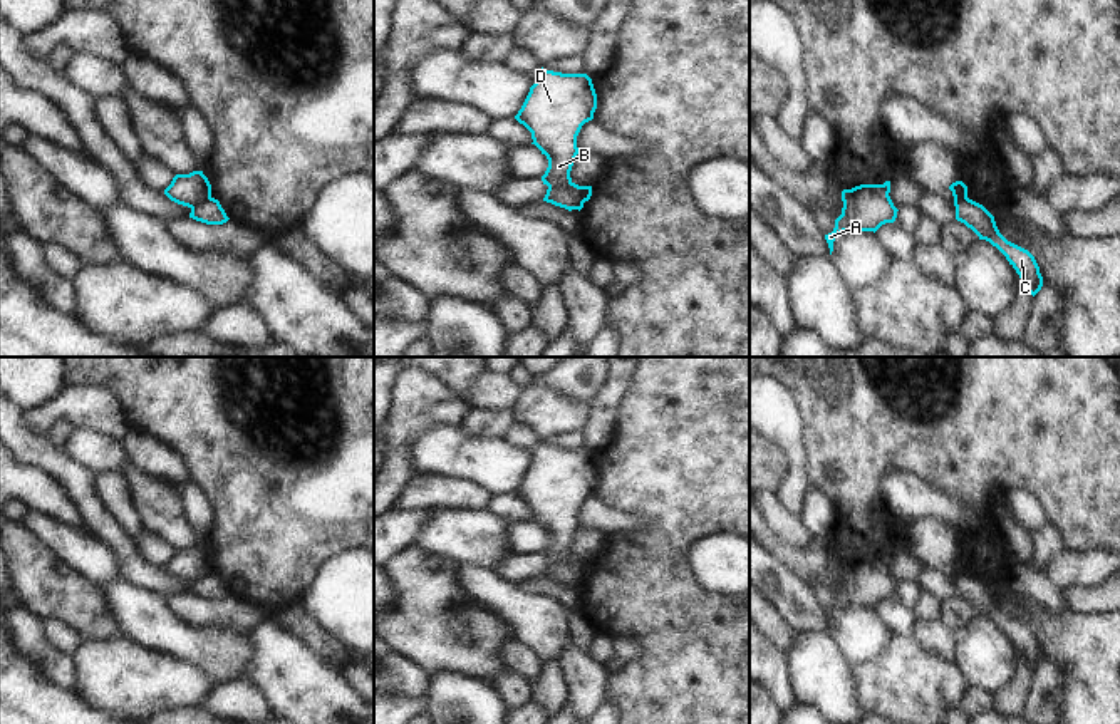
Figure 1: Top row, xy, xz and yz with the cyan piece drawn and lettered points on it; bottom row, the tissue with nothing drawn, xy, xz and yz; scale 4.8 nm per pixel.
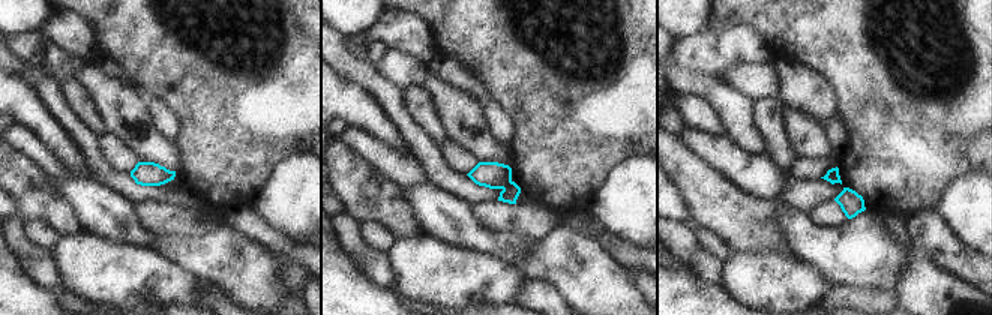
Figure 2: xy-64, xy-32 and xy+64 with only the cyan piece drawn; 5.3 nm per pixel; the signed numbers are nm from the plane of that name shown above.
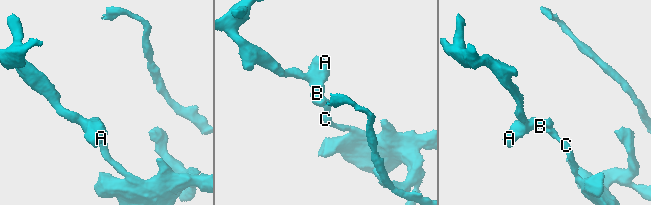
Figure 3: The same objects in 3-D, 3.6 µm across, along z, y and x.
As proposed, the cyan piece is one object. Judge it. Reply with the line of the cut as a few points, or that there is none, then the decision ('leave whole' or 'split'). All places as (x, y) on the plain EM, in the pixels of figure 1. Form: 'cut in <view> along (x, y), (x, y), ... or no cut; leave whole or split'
cut in xy along (210, 572), (191, 584); split

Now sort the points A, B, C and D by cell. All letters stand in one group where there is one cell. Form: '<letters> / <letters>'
A B D / C

